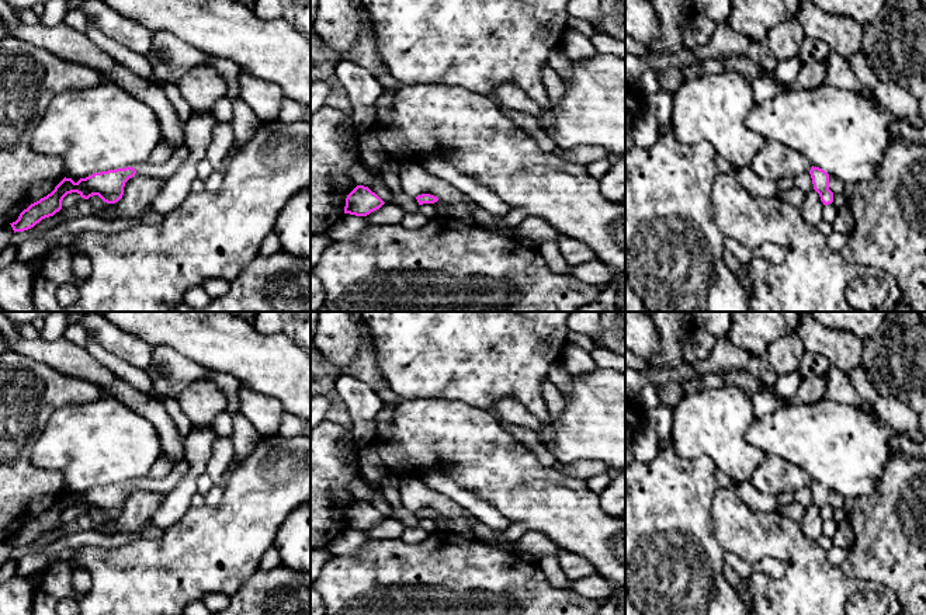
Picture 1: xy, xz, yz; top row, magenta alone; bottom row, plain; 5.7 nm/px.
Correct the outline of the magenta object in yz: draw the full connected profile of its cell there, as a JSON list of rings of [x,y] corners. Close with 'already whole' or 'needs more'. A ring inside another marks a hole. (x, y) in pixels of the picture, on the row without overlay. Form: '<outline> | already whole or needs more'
[[[811,482],[809,484],[814,504],[819,508],[821,515],[823,520],[829,520],[833,517],[833,507],[829,504],[829,489],[819,483],[819,482]]] | already whole

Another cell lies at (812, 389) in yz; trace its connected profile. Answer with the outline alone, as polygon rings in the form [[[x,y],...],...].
[[[825,376],[802,378],[800,388],[797,390],[795,402],[805,404],[816,403],[825,399],[825,392],[826,392]]]

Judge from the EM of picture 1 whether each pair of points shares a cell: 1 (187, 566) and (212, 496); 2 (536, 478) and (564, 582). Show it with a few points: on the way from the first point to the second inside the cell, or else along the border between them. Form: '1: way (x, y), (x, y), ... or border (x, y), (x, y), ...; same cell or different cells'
1: border (225, 489), (224, 497), (217, 506), (205, 506); different cells
2: border (557, 556), (564, 574), (569, 580); different cells

